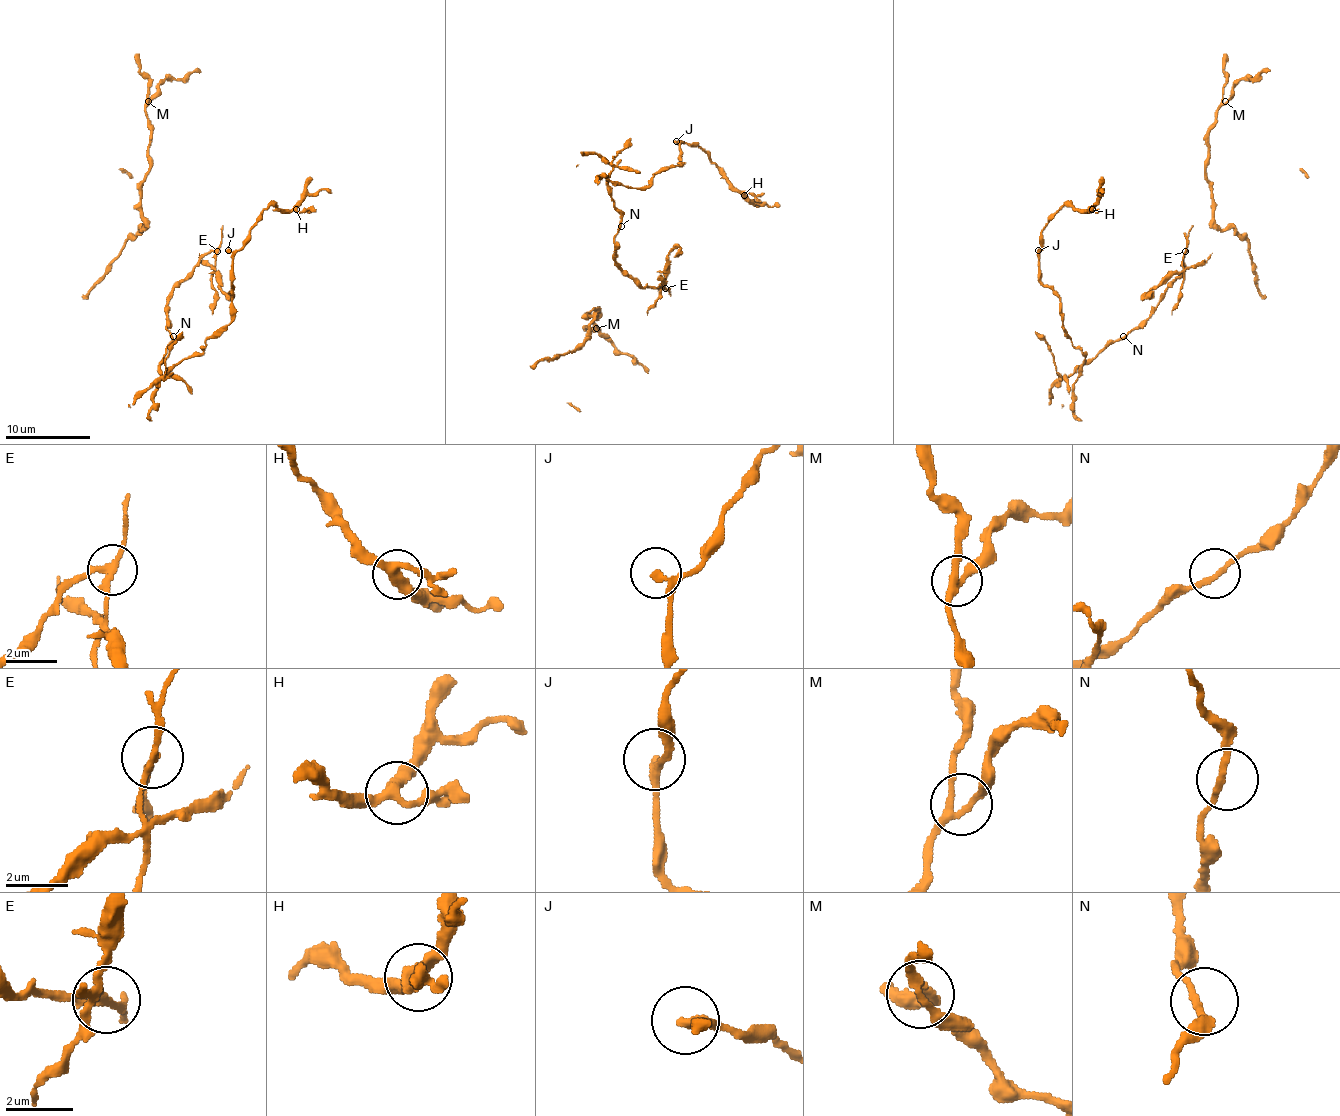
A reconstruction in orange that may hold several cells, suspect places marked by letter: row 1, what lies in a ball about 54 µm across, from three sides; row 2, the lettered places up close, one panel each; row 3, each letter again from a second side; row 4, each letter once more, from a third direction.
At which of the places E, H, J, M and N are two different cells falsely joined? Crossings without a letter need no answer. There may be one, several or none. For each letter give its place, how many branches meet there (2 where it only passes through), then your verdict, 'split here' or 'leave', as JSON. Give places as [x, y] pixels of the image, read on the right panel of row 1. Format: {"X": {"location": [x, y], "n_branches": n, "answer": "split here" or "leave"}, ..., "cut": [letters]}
{"E": {"location": [1185, 251], "n_branches": 3, "answer": "split here"}, "H": {"location": [1092, 209], "n_branches": 3, "answer": "leave"}, "J": {"location": [1038, 250], "n_branches": 2, "answer": "leave"}, "M": {"location": [1225, 101], "n_branches": 3, "answer": "leave"}, "N": {"location": [1123, 336], "n_branches": 2, "answer": "leave"}, "cut": ["E"]}

